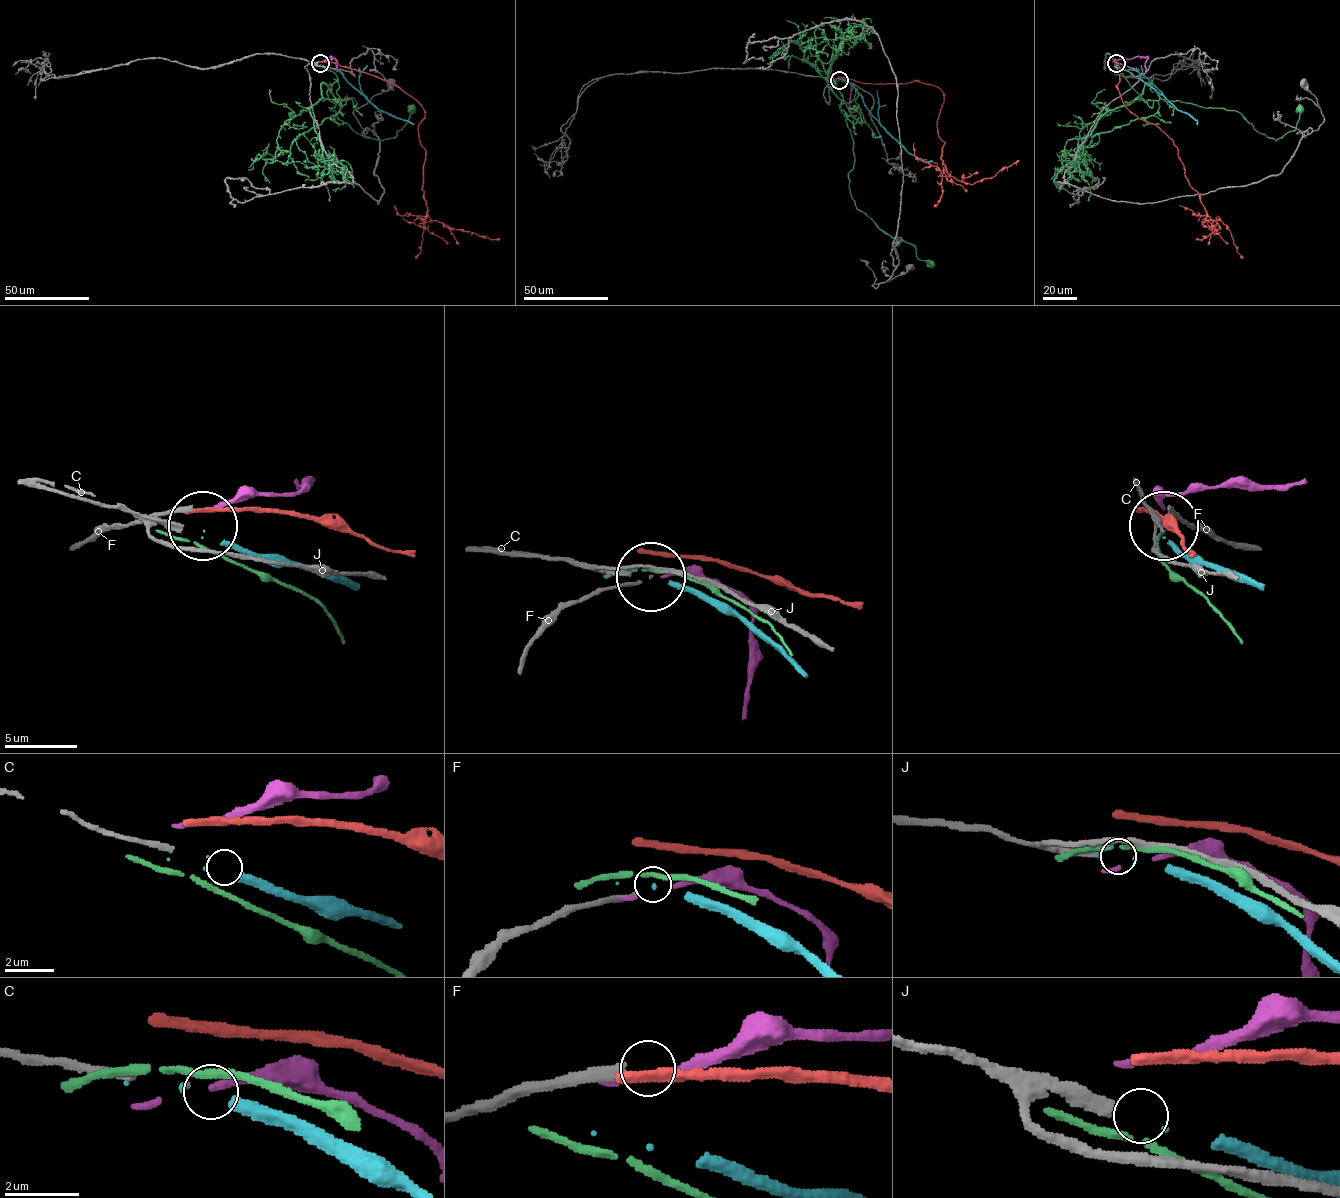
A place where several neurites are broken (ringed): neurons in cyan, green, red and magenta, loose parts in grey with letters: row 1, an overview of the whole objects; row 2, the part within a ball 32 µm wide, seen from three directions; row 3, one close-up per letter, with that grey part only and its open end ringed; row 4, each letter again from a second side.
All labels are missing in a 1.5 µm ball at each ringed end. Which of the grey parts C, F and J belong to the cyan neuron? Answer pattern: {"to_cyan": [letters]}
{"to_cyan": ["J"]}

